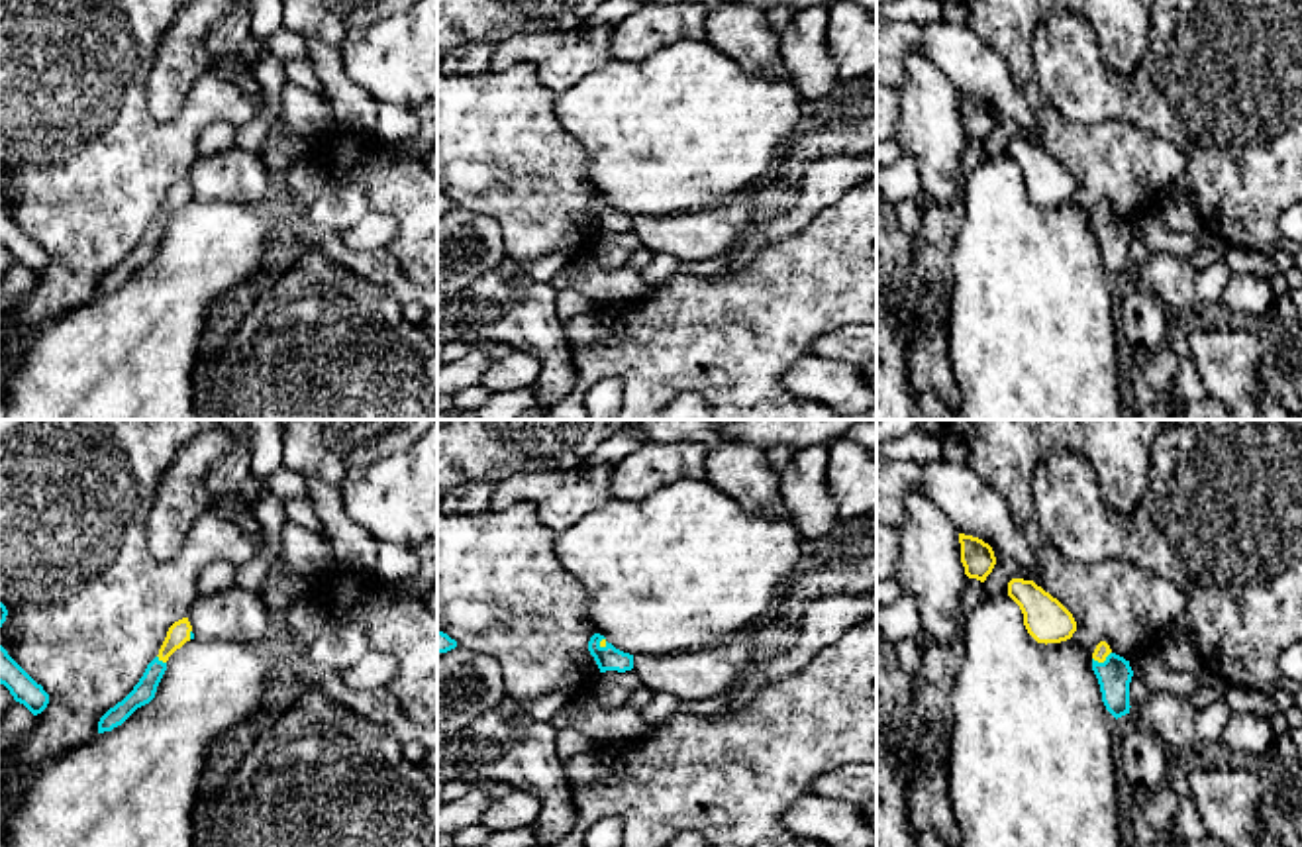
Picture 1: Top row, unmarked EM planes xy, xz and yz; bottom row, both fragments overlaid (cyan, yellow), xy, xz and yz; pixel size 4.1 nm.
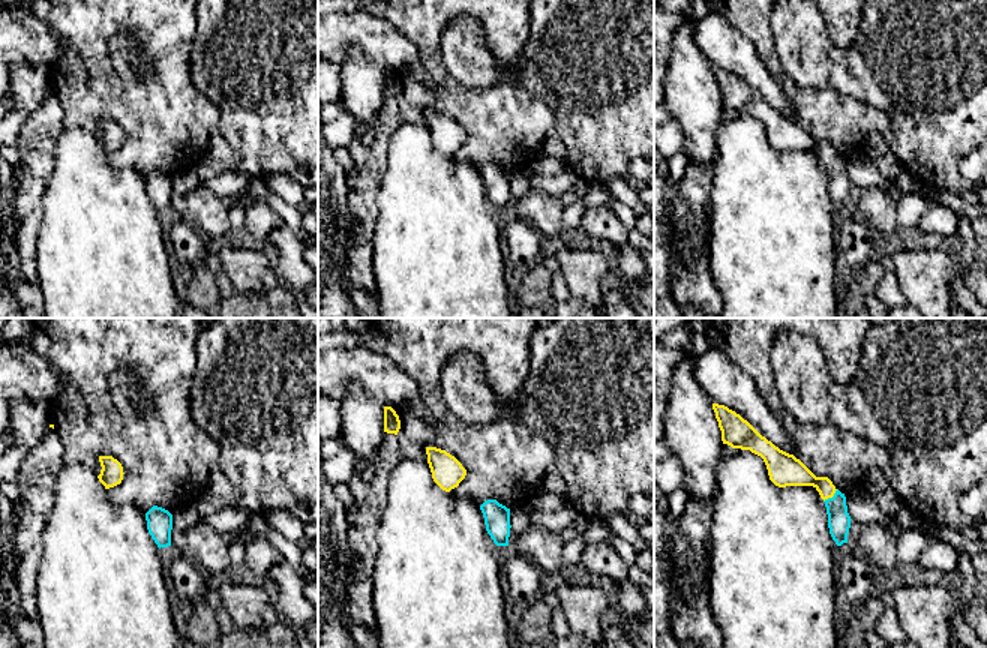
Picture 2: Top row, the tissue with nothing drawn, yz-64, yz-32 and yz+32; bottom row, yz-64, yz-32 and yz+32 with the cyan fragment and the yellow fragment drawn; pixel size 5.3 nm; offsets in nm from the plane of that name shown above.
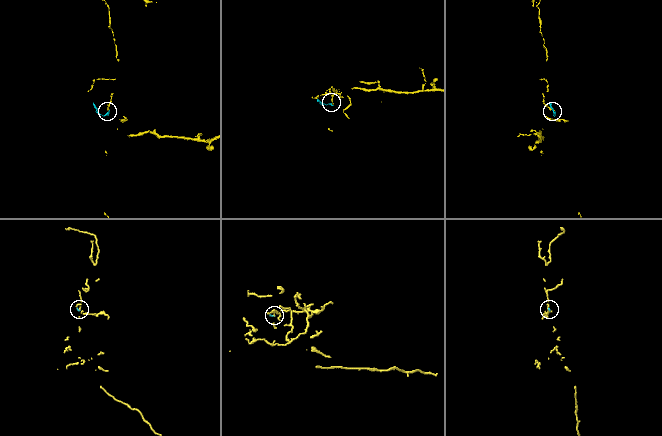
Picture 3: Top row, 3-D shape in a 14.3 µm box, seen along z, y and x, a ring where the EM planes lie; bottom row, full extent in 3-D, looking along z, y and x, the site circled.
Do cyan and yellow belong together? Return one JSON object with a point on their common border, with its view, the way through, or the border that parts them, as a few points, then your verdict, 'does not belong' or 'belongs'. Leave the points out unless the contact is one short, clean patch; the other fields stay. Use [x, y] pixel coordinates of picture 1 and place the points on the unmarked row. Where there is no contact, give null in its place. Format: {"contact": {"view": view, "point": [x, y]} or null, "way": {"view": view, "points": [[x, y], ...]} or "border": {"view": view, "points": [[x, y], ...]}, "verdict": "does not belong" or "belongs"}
{"contact": {"view": "yz", "point": [1104, 222]}, "way": {"view": "yz", "points": [[1114, 236], [1104, 222], [1102, 210]]}, "verdict": "belongs"}

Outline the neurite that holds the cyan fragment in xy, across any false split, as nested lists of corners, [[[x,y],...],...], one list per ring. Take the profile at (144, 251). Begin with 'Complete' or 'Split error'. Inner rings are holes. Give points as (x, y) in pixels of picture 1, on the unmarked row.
Split error. [[[182,178],[169,188],[159,216],[147,225],[133,251],[100,278],[98,294],[112,292],[122,286],[137,269],[155,259],[157,247],[167,231],[169,218],[190,200],[194,200],[194,194],[188,178]]]

